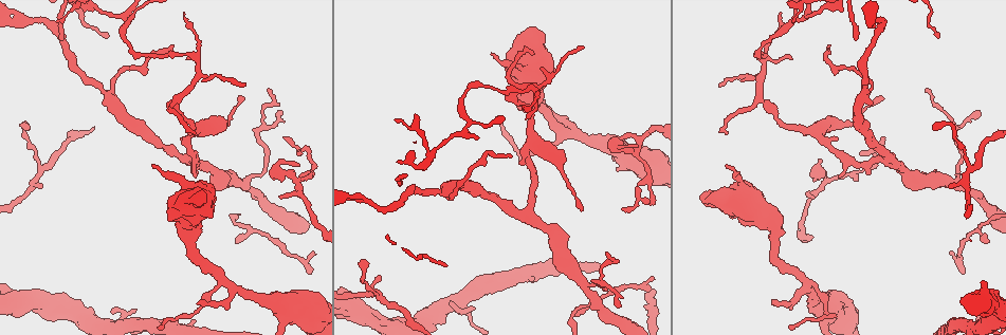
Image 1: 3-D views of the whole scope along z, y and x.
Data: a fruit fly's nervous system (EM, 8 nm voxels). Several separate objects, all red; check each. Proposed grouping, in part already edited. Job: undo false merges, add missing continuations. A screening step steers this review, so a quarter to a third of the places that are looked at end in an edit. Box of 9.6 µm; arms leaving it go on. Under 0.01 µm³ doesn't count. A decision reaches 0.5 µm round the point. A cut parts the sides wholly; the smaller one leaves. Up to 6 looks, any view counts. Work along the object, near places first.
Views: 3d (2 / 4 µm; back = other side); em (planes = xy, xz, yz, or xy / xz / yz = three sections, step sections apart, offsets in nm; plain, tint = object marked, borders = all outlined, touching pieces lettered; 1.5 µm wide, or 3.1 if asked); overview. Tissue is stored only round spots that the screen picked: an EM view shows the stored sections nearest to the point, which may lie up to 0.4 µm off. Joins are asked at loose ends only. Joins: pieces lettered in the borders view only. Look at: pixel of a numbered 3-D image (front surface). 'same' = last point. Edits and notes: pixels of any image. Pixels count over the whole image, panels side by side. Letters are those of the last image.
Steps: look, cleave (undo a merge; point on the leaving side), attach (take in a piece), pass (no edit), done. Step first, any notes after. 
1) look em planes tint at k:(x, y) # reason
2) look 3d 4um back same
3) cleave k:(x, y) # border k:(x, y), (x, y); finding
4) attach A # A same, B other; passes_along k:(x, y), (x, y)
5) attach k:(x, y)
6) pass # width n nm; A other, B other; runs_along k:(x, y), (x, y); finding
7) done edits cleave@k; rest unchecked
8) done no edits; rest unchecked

look em planes plain at 1:(621, 138) # an open end

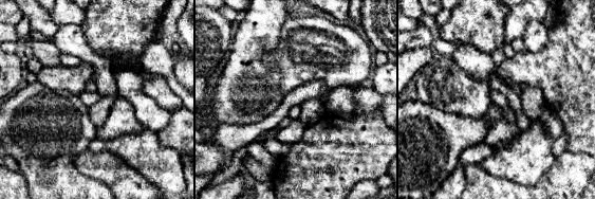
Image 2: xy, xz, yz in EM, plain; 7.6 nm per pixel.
look em planes tint same # with the object marked

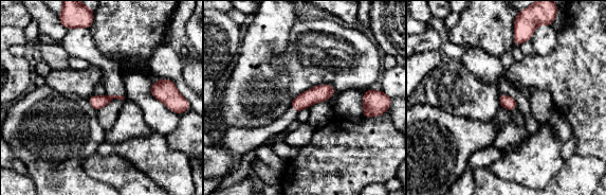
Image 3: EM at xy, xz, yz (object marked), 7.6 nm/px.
look em planes borders same # see the neighbours

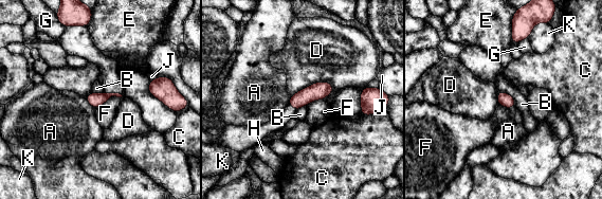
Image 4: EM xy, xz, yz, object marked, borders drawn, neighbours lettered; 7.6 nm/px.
pass # A other, B other, C other, D other, E other, F other, G other, H other, J other, K other; border 4:(121, 96), (110, 96), (95, 109); no lettered piece goes on from it

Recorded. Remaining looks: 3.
look 3d 4um at 1:(497, 91) # narrows sharply

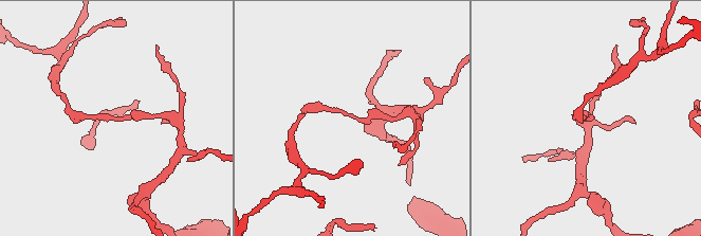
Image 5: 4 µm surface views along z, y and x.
look em planes tint at 5:(354, 118)

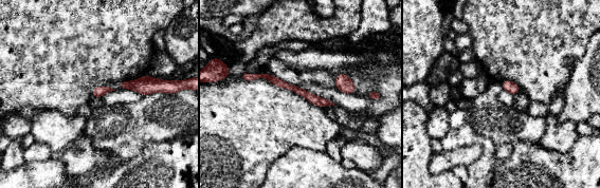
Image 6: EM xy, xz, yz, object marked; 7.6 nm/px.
look em planes borders same # what lies round it

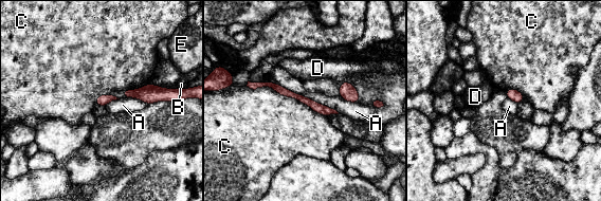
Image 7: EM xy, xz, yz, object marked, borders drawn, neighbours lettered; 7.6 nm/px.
cleave 7:(128, 93) # A other, B other, C other, D other, E other; part_leaving 7:(250, 85), (272, 85), (332, 111); two neurons meet here

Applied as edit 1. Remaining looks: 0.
done edits cleave@7; rest unchecked

